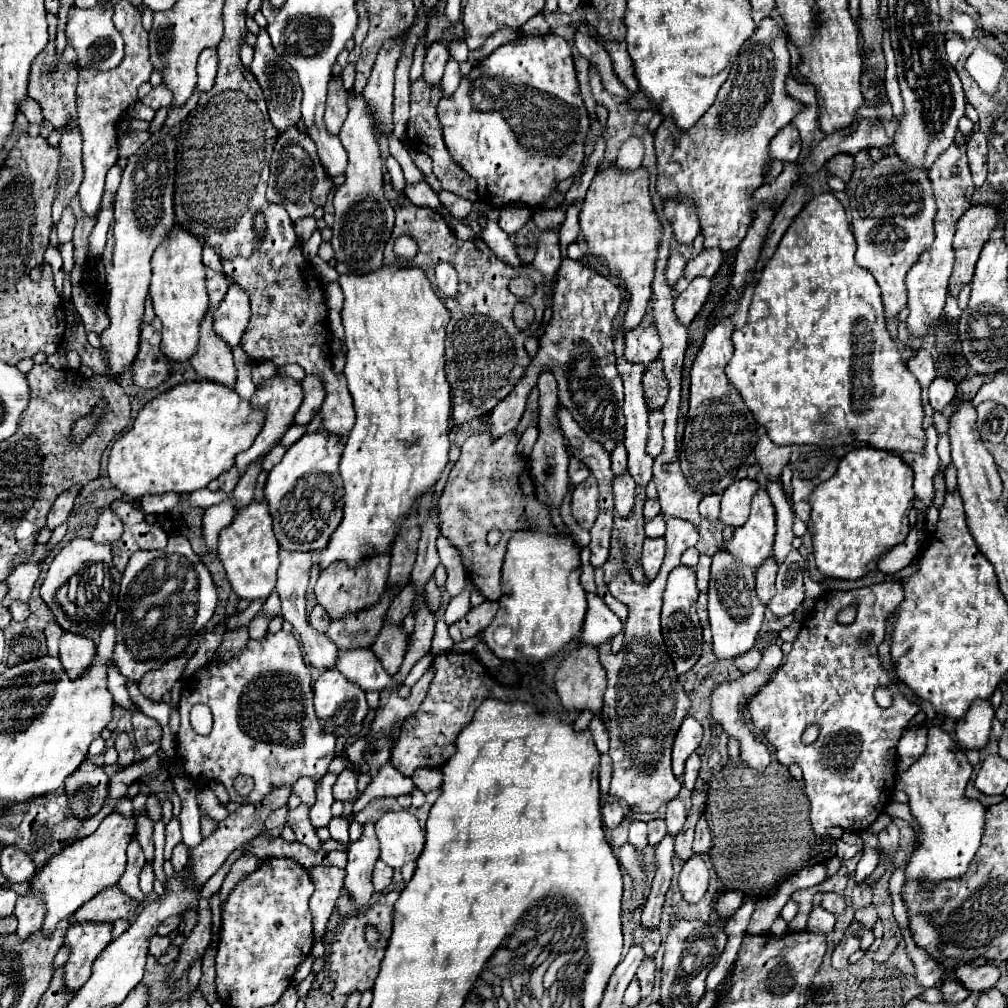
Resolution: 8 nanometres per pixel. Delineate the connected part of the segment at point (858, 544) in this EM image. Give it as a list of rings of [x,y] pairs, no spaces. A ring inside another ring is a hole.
[[[870,445],[854,447],[840,459],[836,473],[810,495],[814,557],[826,577],[864,577],[868,571],[876,569],[884,553],[904,543],[910,533],[908,513],[914,501],[912,479],[914,471],[900,455]]]

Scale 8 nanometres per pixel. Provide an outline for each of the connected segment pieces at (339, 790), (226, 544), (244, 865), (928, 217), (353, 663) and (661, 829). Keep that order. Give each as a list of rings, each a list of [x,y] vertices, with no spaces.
[[[344,769],[336,783],[334,783],[334,799],[338,801],[348,801],[348,799],[356,799],[358,797],[358,789],[356,789],[356,773],[350,769]]]
[[[252,501],[252,507],[238,511],[232,525],[220,533],[218,539],[218,557],[226,569],[228,581],[234,593],[240,599],[256,601],[266,599],[274,585],[276,585],[276,571],[278,571],[278,543],[272,531],[272,519],[264,501]]]
[[[240,857],[238,861],[234,861],[230,873],[226,875],[226,879],[224,879],[222,887],[220,887],[220,895],[222,895],[220,901],[222,901],[222,903],[226,901],[228,893],[234,889],[234,885],[236,885],[240,879],[244,879],[248,873],[252,873],[254,869],[258,869],[258,863],[260,863],[260,859],[252,859],[252,857]]]
[[[884,149],[884,157],[874,163],[862,181],[858,183],[854,195],[850,197],[852,207],[852,233],[856,239],[856,263],[860,267],[866,267],[876,283],[882,289],[882,301],[884,301],[884,315],[886,323],[896,319],[896,315],[906,307],[906,291],[904,291],[904,277],[910,271],[910,267],[916,263],[916,259],[922,255],[924,249],[928,249],[934,243],[934,215],[936,215],[936,203],[932,199],[932,187],[928,183],[926,171],[916,171],[910,167],[904,167],[896,155],[888,155]]]
[[[354,649],[354,651],[338,651],[340,663],[336,669],[354,685],[358,685],[364,693],[368,691],[396,691],[400,697],[408,697],[410,689],[404,683],[396,683],[392,675],[388,675],[372,649]]]
[[[650,819],[648,821],[648,841],[650,845],[660,843],[660,839],[666,835],[666,825],[662,819]]]

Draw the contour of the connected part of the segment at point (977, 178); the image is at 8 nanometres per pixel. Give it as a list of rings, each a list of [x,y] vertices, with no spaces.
[[[976,131],[968,137],[966,143],[966,155],[968,155],[968,167],[972,173],[972,181],[976,187],[980,187],[986,181],[986,153],[988,153],[988,141],[982,131]]]

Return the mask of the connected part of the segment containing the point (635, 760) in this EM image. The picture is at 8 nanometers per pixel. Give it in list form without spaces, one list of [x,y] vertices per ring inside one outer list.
[[[670,517],[666,521],[666,557],[660,573],[648,583],[638,585],[626,569],[622,569],[612,583],[610,593],[628,605],[628,619],[624,623],[624,645],[618,653],[612,653],[610,645],[598,645],[600,663],[608,675],[608,689],[604,693],[604,709],[600,719],[610,733],[610,751],[614,773],[610,783],[610,797],[622,799],[632,811],[656,813],[662,805],[678,797],[682,785],[672,775],[670,753],[676,731],[690,709],[690,699],[678,681],[674,663],[666,651],[660,633],[660,609],[662,593],[668,573],[680,565],[684,549],[698,543],[698,529],[694,523]]]

